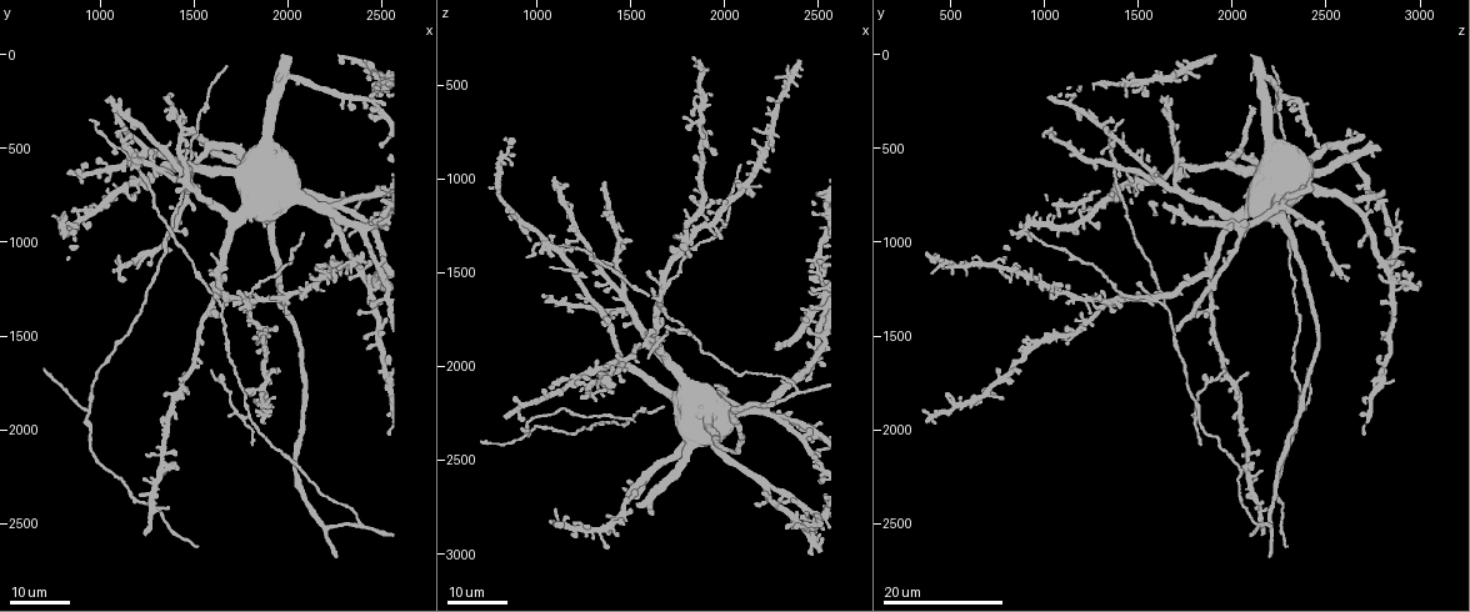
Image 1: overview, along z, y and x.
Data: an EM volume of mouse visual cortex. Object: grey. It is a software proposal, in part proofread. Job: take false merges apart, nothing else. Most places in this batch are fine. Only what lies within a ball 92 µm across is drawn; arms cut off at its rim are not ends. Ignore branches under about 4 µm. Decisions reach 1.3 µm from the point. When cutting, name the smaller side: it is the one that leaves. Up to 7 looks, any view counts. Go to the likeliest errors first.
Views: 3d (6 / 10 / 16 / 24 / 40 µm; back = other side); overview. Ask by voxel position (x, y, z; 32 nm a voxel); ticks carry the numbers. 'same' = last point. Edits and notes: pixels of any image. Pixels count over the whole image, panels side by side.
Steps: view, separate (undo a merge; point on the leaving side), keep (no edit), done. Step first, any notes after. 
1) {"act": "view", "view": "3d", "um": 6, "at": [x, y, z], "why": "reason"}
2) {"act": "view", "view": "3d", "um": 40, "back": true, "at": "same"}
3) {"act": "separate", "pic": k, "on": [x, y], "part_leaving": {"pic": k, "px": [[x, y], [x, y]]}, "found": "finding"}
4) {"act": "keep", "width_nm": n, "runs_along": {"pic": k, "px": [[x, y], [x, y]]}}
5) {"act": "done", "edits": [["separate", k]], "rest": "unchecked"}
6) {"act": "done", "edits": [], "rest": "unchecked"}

{"act": "view", "view": "3d", "um": 16, "at": [2390, 2500, 2120], "why": "small branch off a trunk"}

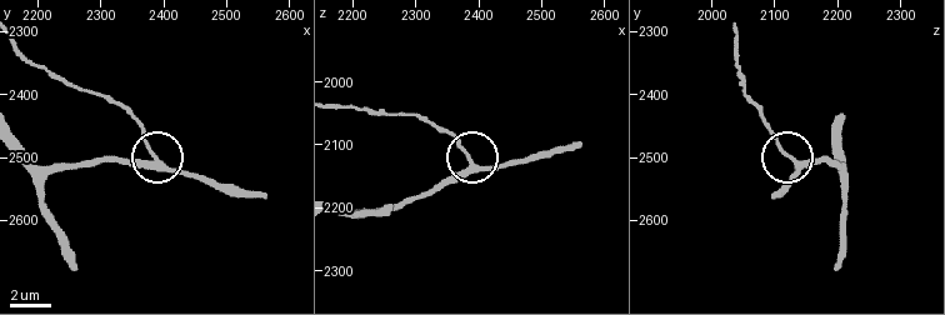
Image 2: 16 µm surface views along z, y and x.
{"act": "view", "view": "3d", "um": 6, "at": [2390, 2500, 2125]}

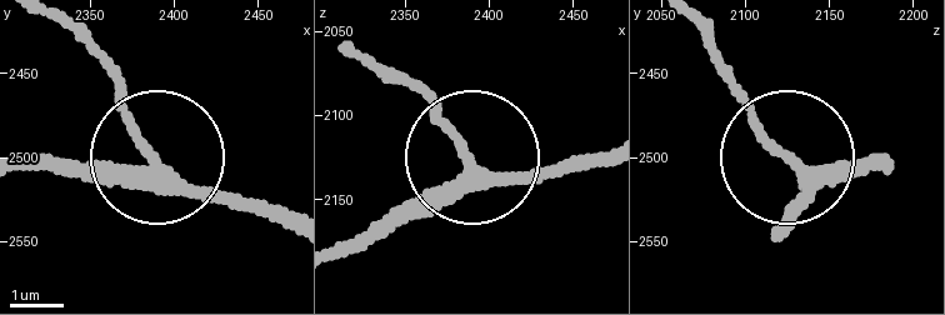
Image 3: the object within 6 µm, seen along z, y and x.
{"act": "keep", "arms": 3, "runs_along": {"pic": 3, "px": [[26, 164], [160, 159], [264, 213]]}, "found": "continuous, no second neuron"}

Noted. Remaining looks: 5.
{"act": "view", "view": "3d", "um": 24, "at": [1780, 1940, 1810], "why": "three-way junction"}

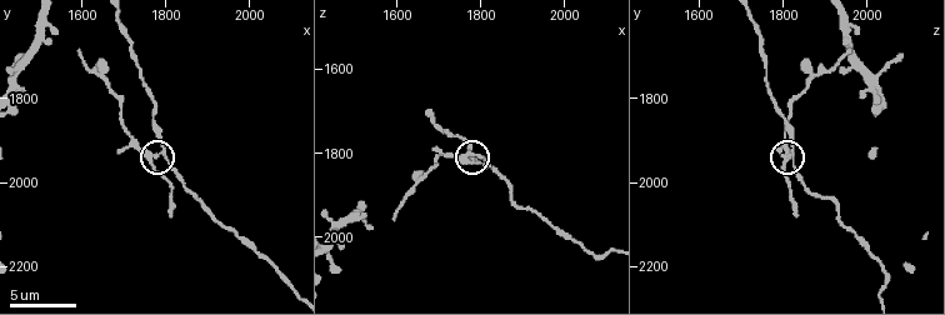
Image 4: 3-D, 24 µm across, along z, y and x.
{"act": "view", "view": "3d", "um": 6, "at": [1790, 1935, 1820], "why": "zoom in"}

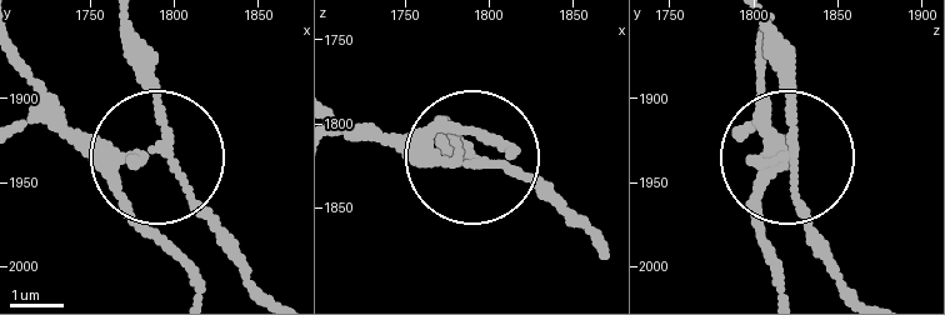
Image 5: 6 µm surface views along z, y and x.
{"act": "separate", "pic": 5, "on": [83, 141], "width_nm": 150, "part_leaving": {"pic": 5, "px": [[156, 145], [93, 141], [26, 65]]}, "found": "a second neuron is stuck on"}

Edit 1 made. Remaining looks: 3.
{"act": "view", "view": "overview", "why": "see it whole again"}

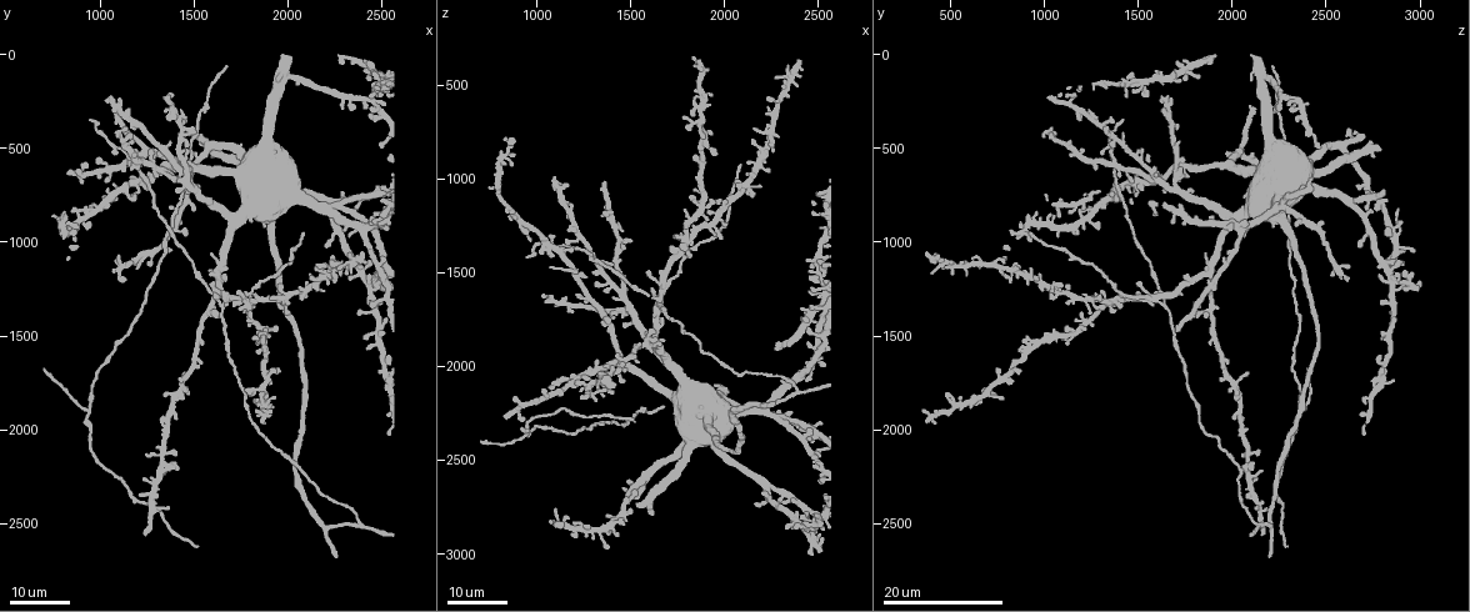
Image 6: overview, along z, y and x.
{"act": "view", "view": "3d", "um": 16, "at": [1780, 1280, 1390], "why": "three arms meet"}

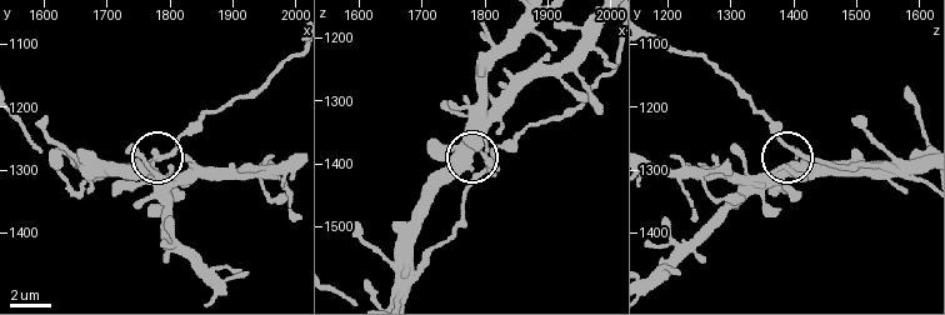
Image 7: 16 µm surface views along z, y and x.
{"act": "view", "view": "3d", "um": 6, "at": [1775, 1280, 1405]}

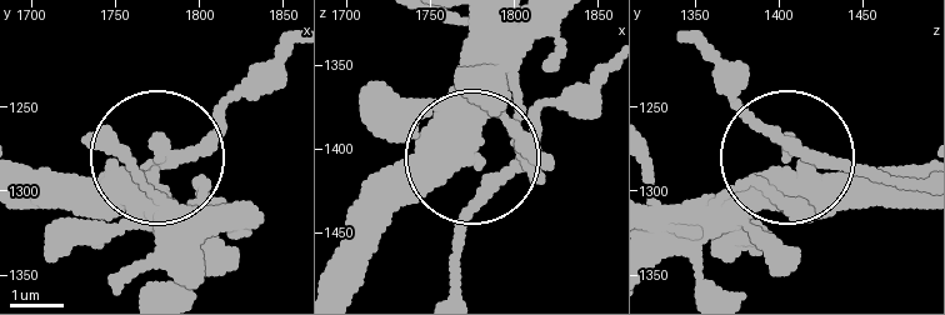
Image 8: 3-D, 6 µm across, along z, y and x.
{"act": "keep", "width_nm": 350, "found": "continuous, no second neuron"}

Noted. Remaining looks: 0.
{"act": "done", "edits": [["separate", 5]], "rest": "unchecked"}

